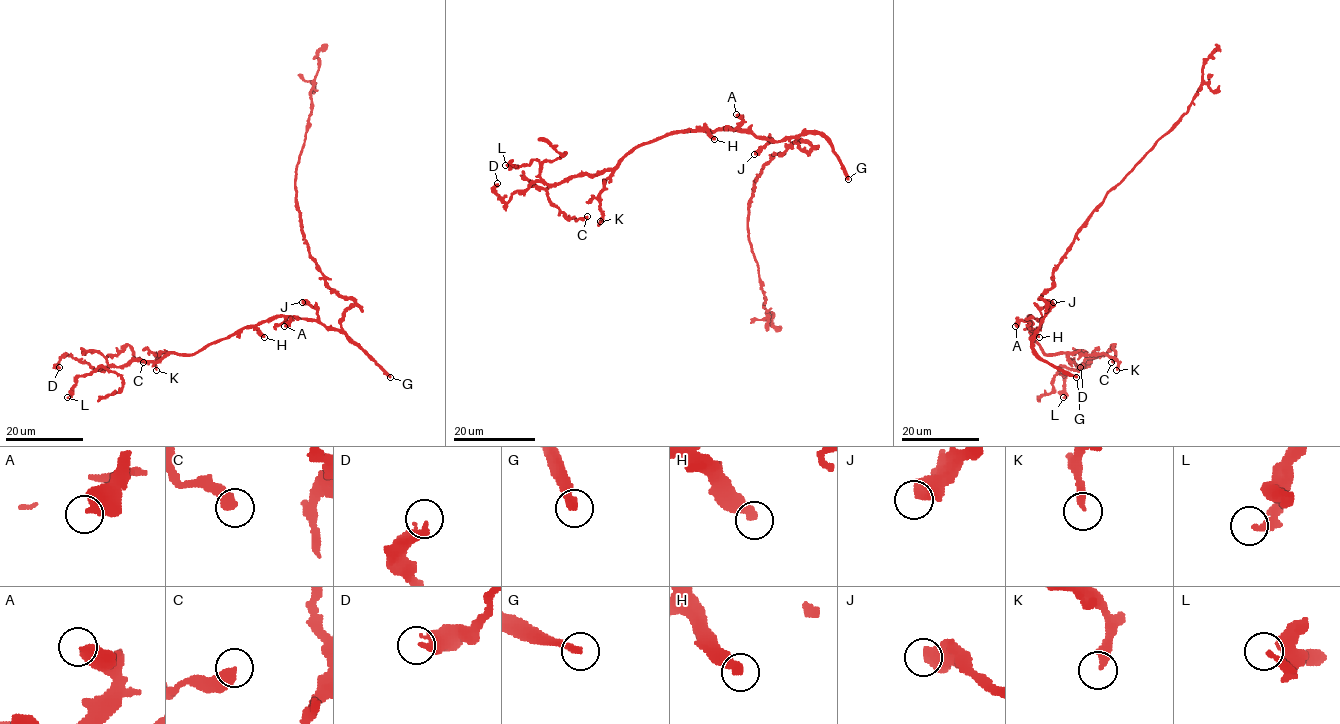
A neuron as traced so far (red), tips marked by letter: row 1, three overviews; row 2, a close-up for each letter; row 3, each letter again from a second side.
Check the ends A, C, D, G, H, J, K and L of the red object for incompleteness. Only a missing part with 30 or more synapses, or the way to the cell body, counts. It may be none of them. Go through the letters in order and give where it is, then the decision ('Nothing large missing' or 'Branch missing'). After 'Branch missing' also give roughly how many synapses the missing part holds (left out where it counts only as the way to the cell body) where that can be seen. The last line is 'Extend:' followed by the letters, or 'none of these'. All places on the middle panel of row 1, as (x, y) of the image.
A: Place: (736, 114). Nothing large missing
C: Place: (587, 216). Nothing large missing
D: Place: (497, 183). Nothing large missing
G: Place: (848, 179). Branch missing. Roughly 80 synapses
H: Place: (714, 139). Nothing large missing
J: Place: (754, 154). Nothing large missing
K: Place: (600, 221). Nothing large missing
L: Place: (505, 165). Nothing large missing
Extend: G

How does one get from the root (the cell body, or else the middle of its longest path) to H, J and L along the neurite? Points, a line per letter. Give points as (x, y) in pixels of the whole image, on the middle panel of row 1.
H: (798, 144), (792, 137), (773, 141), (735, 129), (705, 130), (714, 139)
J: (798, 144), (794, 138), (784, 137), (764, 145), (754, 154)
L: (798, 144), (735, 129), (677, 131), (634, 147), (612, 169), (553, 184), (535, 160), (505, 165)

